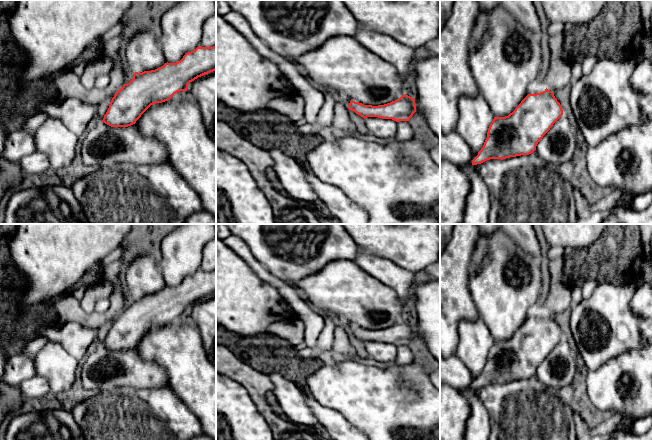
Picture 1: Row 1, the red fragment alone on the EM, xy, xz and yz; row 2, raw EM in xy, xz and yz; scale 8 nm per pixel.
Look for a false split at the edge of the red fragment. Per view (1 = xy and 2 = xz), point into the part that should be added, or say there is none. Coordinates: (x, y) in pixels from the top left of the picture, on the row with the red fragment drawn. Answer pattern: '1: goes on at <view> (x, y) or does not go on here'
1: does not go on here
2: does not go on here

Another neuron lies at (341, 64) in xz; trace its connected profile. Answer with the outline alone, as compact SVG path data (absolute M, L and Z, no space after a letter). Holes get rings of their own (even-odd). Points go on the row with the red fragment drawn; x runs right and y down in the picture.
M339 35L295 60L304 75L320 90L342 92L352 101L364 105L384 105L404 95L398 71L392 64L373 54L353 36Z

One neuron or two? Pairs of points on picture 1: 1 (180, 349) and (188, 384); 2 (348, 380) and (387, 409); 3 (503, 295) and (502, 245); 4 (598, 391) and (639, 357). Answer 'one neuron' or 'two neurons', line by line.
1: one neuron
2: one neuron
3: one neuron
4: one neuron

